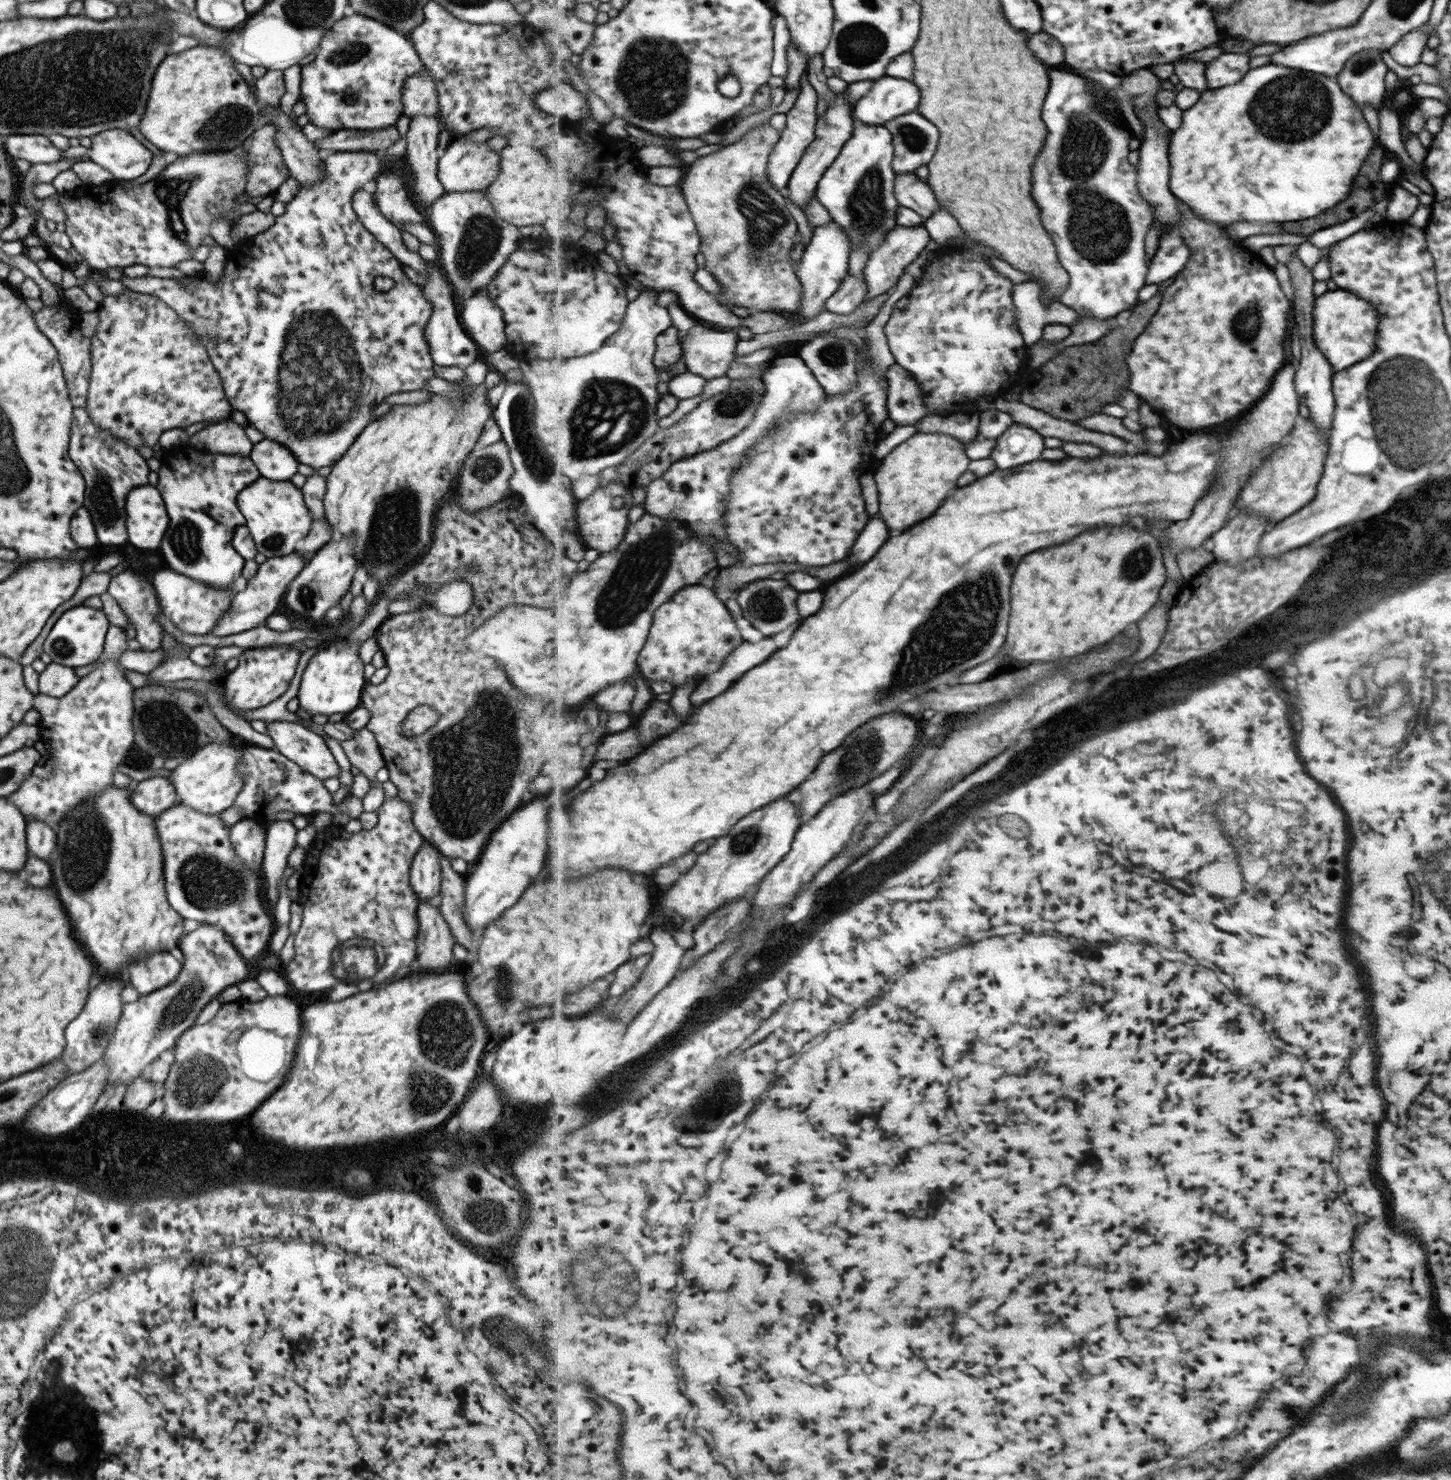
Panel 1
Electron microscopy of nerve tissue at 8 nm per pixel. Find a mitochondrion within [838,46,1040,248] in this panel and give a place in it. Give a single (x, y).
(866, 209)

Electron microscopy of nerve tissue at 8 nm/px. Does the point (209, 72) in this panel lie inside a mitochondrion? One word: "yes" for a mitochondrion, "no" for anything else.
no

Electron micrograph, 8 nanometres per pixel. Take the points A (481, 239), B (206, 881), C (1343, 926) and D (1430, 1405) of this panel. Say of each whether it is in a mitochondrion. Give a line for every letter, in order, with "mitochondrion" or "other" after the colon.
A: mitochondrion
B: mitochondrion
C: other
D: other

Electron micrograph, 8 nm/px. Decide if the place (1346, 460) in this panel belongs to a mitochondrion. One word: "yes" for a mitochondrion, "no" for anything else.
no

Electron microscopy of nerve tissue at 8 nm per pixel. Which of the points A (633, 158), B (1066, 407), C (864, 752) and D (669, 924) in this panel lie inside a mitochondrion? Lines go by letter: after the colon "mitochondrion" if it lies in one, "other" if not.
A: other
B: other
C: mitochondrion
D: other

